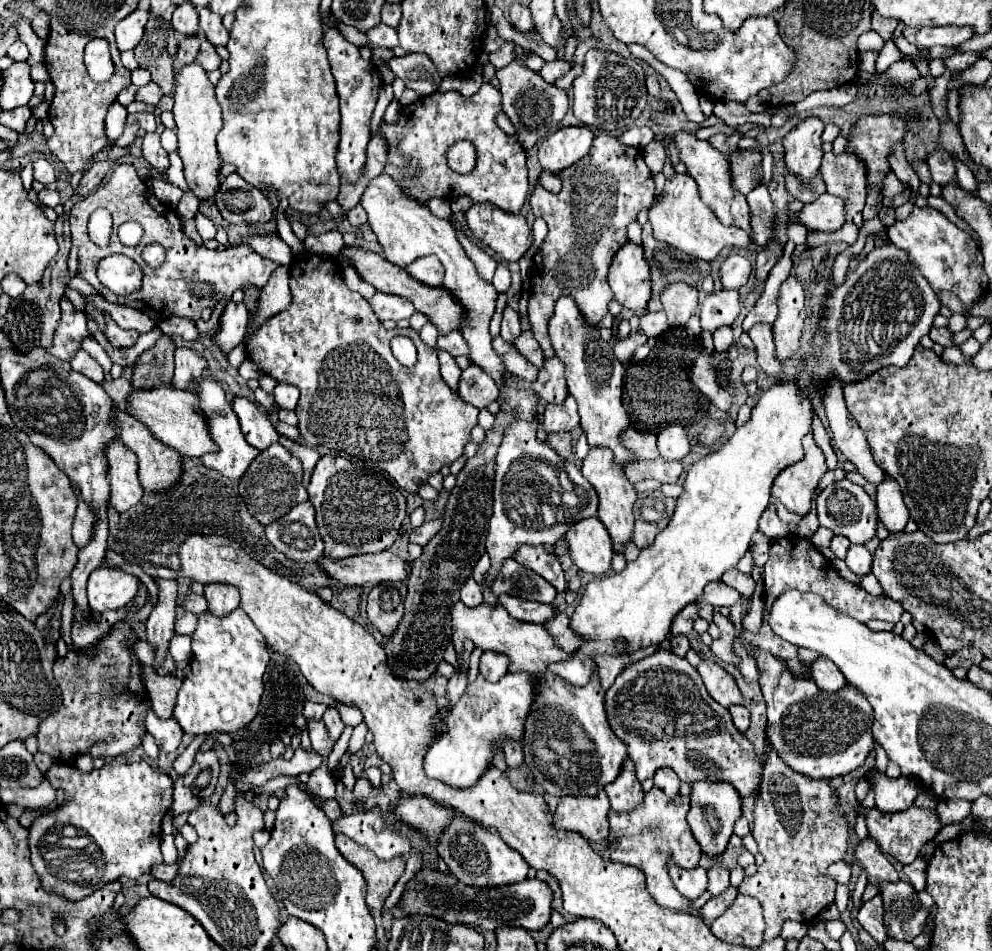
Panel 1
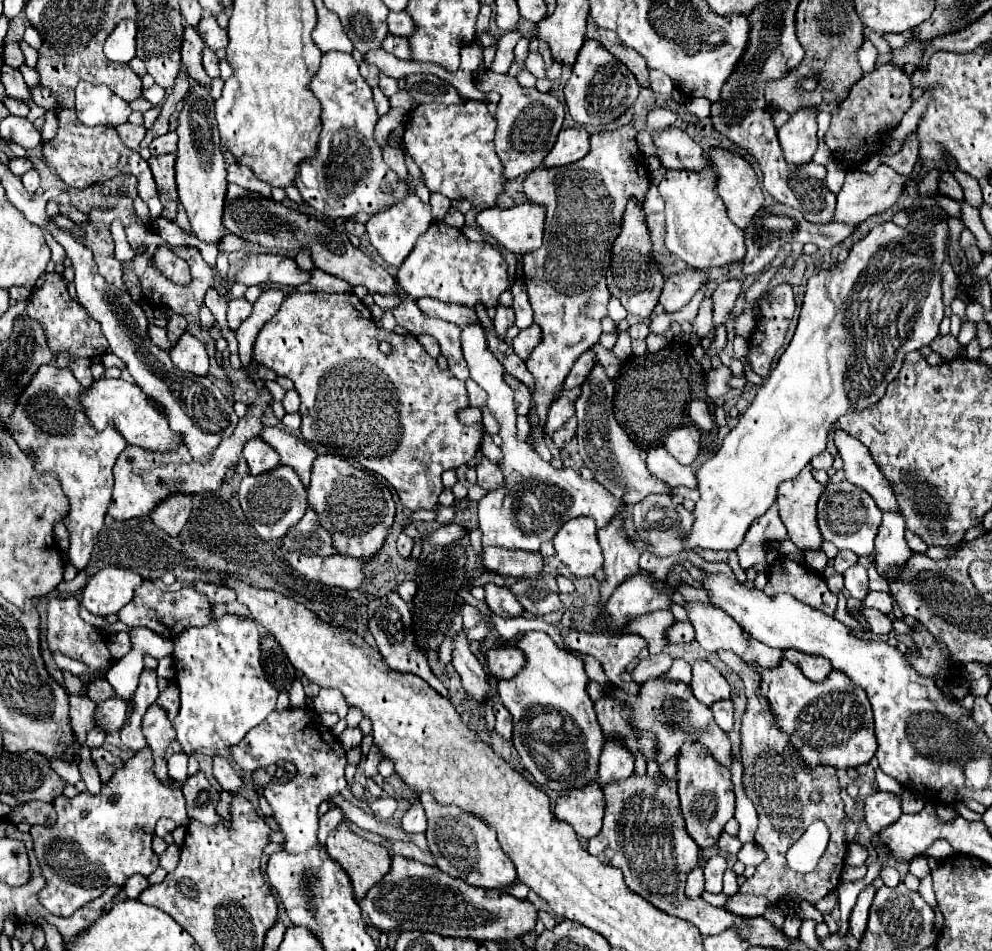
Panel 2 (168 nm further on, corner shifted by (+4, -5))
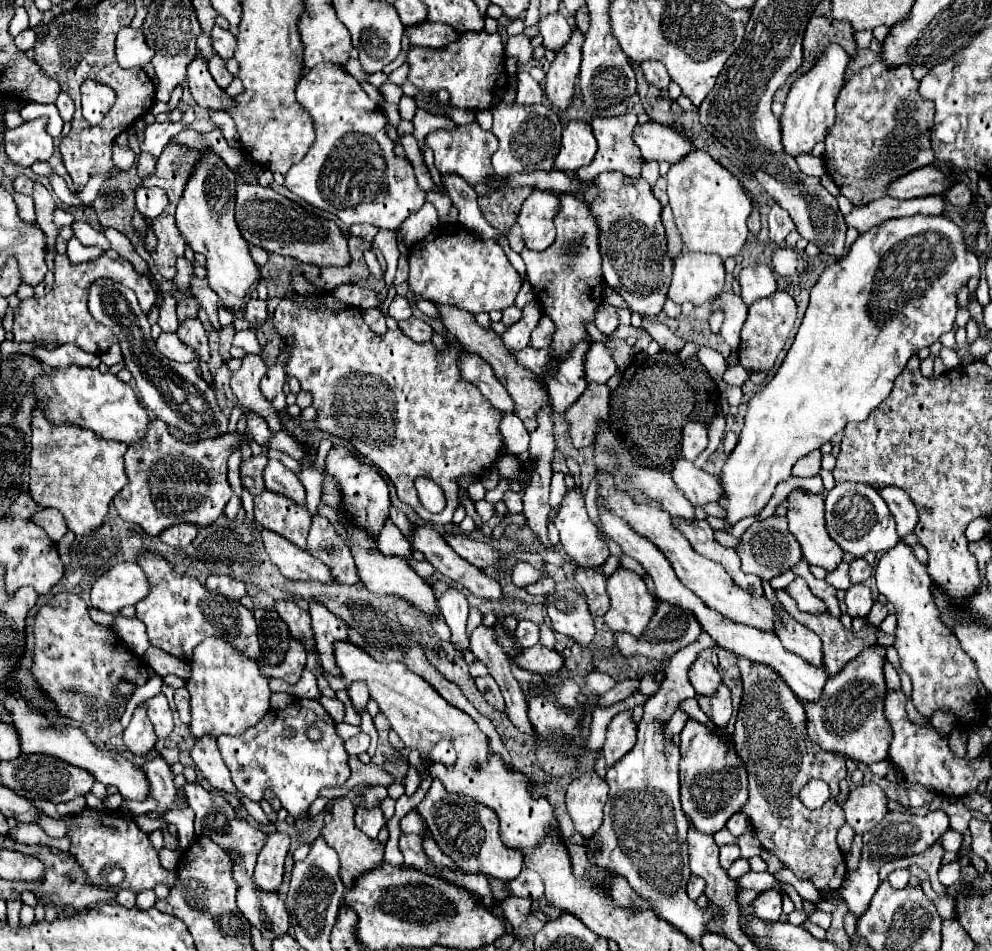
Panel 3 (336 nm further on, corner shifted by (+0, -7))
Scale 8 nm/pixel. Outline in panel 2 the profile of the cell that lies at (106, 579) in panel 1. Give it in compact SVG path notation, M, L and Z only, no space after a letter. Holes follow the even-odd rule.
M105 567L95 573L83 589L81 605L93 615L111 615L125 607L137 585L141 585L141 575L121 569L121 567Z

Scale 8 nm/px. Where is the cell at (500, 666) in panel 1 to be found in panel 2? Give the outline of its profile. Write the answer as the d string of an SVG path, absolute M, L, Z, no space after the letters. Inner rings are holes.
M499 647L499 649L491 649L487 653L487 663L495 677L511 679L525 665L525 655L517 647Z

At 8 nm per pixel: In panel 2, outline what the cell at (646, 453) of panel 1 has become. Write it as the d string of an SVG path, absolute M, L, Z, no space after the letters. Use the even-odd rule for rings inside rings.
M651 447L647 449L647 469L655 475L661 477L667 485L671 487L697 487L697 477L691 467L685 467L677 463L673 455L669 455L663 447Z

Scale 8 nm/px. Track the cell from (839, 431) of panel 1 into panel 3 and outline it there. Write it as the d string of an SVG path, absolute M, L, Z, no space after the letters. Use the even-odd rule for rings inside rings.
M891 485L889 487L879 487L877 493L889 505L891 515L897 521L899 537L905 537L909 531L913 531L915 523L917 523L917 511L915 511L913 501L909 499L909 495L905 495L905 491L901 491L899 487L891 487Z

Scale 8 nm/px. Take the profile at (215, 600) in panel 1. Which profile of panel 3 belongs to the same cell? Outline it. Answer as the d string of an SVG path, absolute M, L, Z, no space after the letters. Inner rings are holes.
M211 575L207 577L205 581L205 587L211 591L211 593L217 593L217 595L223 595L227 599L235 599L239 601L241 597L245 597L245 583L237 581L237 579L229 579L229 577L217 577L217 575Z

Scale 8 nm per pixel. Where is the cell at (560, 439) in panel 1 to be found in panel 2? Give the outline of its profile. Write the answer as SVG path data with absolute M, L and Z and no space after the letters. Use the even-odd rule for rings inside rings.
M571 417L561 429L557 429L557 433L553 433L553 443L557 447L563 447L567 441L571 441L575 437L575 433L577 433L577 419Z

